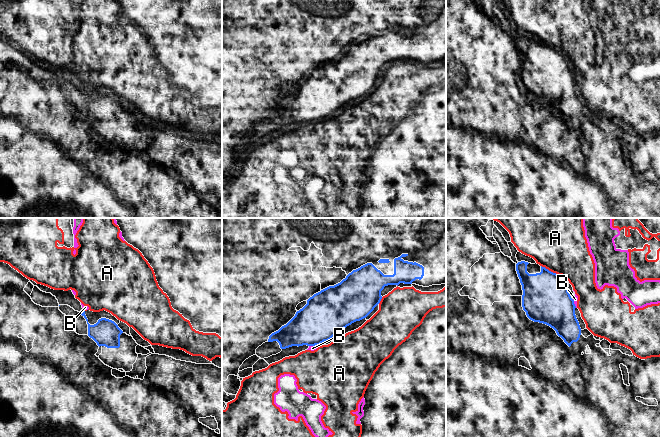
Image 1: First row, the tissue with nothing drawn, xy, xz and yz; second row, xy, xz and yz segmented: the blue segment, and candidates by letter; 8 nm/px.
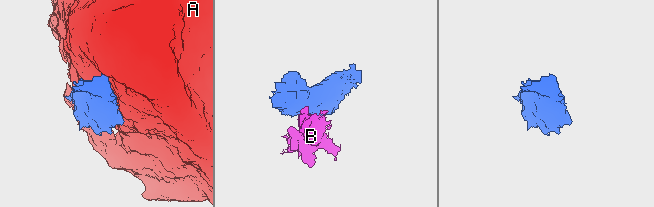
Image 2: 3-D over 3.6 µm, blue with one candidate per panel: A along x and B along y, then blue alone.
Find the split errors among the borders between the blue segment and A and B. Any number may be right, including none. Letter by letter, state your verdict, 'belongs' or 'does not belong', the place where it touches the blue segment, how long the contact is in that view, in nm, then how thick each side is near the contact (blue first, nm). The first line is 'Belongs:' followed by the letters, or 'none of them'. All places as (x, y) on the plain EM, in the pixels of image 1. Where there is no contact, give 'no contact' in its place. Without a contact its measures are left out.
Belongs: none of them
A: does not belong | yz (550, 47) | 170 nm | 380/400 nm
B: does not belong | xz (314, 121) | 100 nm | 340/50 nm

